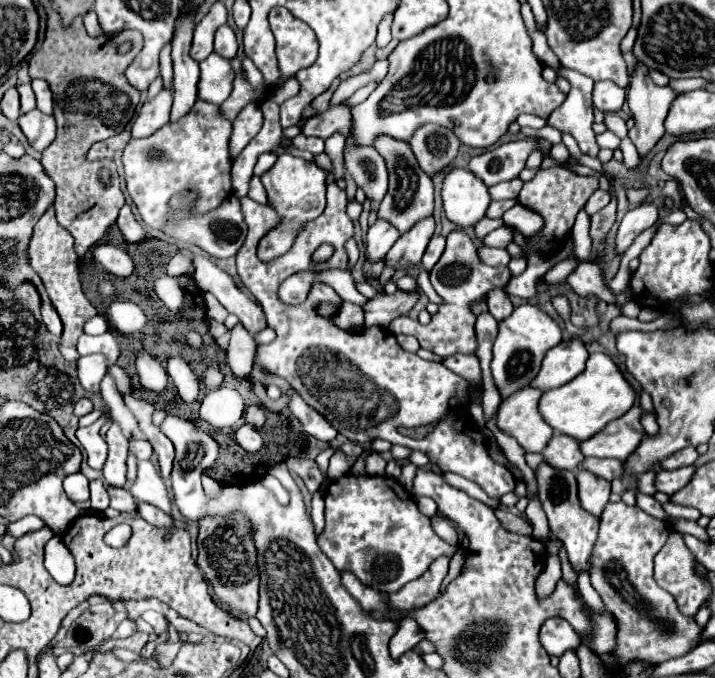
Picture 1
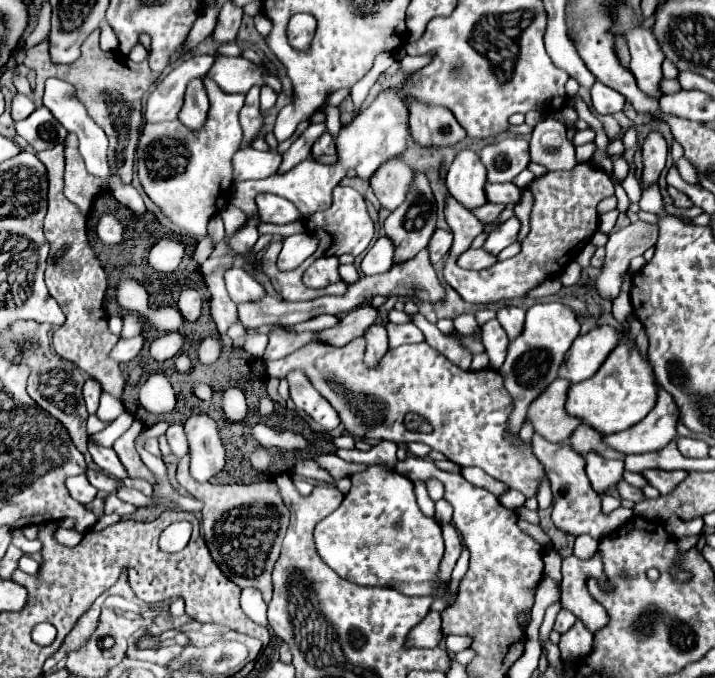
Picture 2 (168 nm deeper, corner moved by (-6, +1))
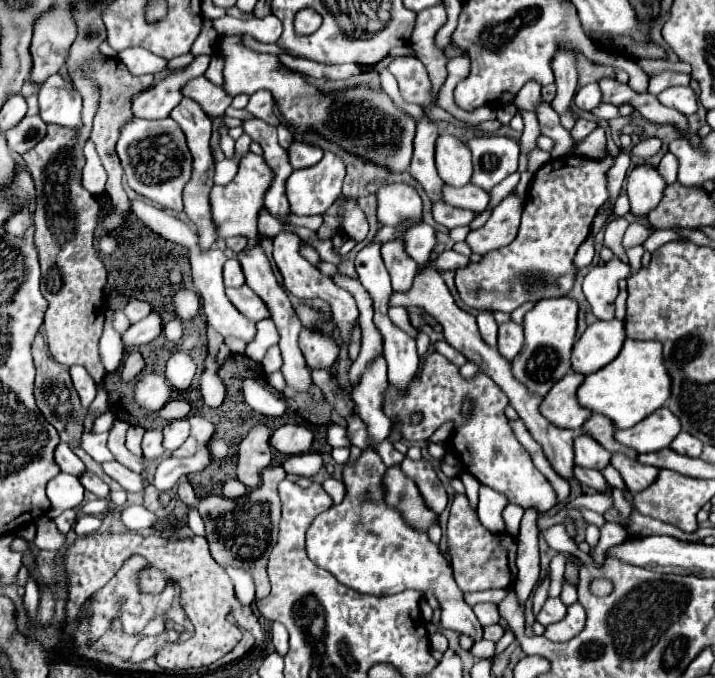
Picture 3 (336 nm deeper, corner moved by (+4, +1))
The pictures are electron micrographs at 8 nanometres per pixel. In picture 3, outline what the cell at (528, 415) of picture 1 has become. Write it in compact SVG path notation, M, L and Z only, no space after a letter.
M570 372L560 382L556 382L540 406L542 416L560 428L578 430L592 416L592 412L580 406L576 398L576 390L582 382L584 376L578 372Z

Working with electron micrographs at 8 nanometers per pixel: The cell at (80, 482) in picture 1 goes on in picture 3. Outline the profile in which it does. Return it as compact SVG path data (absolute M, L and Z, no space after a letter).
M60 472L56 478L52 478L48 482L46 492L52 502L52 506L48 510L50 518L56 518L58 514L62 514L68 508L78 508L84 498L84 486L80 484L80 480L72 474L64 474L64 472Z

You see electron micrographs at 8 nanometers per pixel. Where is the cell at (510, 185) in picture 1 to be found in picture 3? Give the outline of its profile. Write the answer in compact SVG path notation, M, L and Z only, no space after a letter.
M444 184L442 198L450 206L468 208L472 212L484 212L486 210L486 204L490 200L490 194L484 192L484 190L480 190L474 184L468 184L468 186L462 186L462 188L454 188L454 186Z

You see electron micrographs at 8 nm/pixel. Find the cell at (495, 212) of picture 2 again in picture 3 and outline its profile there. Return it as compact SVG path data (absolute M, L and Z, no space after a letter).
M434 202L432 204L432 216L438 224L446 226L446 228L456 228L456 226L468 226L474 220L474 212L472 210L462 210L462 208L454 208L448 206L444 202Z

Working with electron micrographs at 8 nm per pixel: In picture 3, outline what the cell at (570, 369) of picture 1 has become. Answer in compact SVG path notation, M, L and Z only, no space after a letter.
M614 318L608 322L602 320L594 322L574 344L572 368L580 374L592 374L600 370L618 356L624 340L626 340L626 330L622 320Z

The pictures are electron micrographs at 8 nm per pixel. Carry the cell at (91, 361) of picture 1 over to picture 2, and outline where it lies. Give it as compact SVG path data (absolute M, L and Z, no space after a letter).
M136 336L136 338L130 338L130 340L120 340L110 350L110 358L118 360L118 362L128 362L128 360L132 360L132 358L136 358L140 354L142 346L144 346L144 338L142 336Z

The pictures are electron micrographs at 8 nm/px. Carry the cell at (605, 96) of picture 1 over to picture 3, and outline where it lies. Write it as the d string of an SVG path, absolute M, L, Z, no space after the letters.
M594 82L594 84L586 84L578 90L578 94L574 96L574 104L580 108L580 110L592 110L600 104L600 98L602 98L602 92L600 92L600 86Z

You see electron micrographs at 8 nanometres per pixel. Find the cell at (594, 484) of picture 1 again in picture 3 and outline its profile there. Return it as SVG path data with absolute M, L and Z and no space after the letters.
M576 432L576 436L574 436L574 462L578 466L602 470L604 466L610 464L610 456L612 454L608 454L608 450L604 450L594 438L588 438L588 434Z

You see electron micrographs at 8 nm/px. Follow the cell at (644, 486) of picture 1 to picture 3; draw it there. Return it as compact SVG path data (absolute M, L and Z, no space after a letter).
M606 466L606 468L602 470L602 474L604 474L604 480L606 480L612 488L620 488L620 490L626 488L626 486L624 486L624 480L620 478L618 470L614 470L614 466Z

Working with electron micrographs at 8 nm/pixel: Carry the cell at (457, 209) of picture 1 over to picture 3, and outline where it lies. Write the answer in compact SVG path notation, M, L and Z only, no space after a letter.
M442 134L436 140L436 170L450 186L466 186L472 178L472 156L464 142L452 134Z

